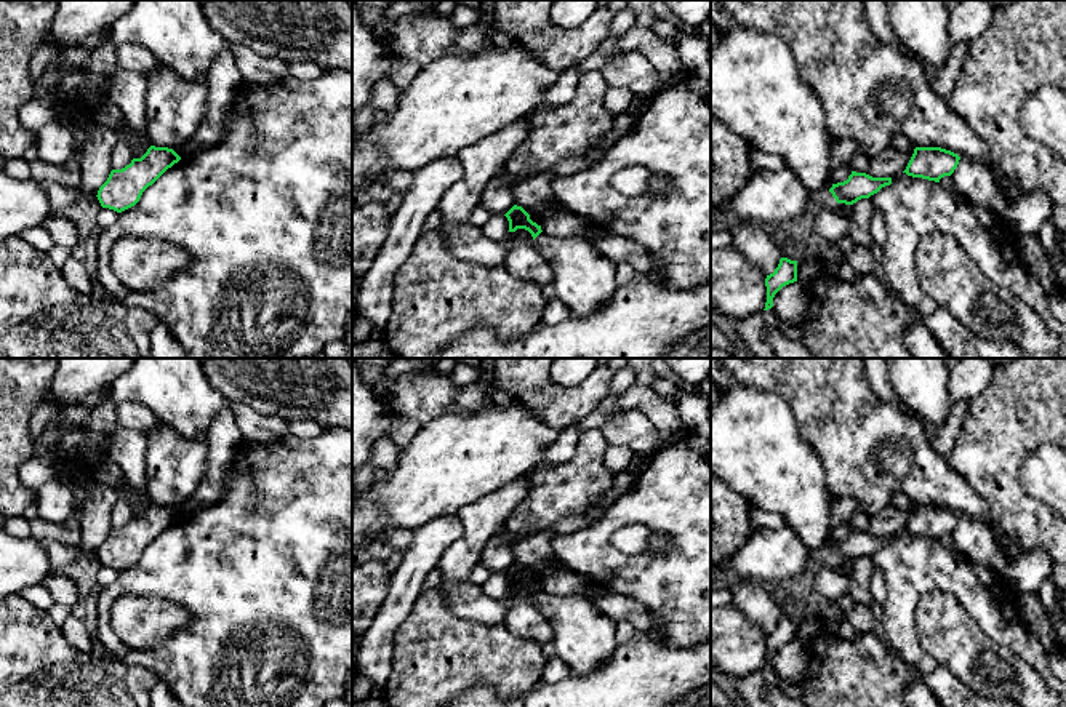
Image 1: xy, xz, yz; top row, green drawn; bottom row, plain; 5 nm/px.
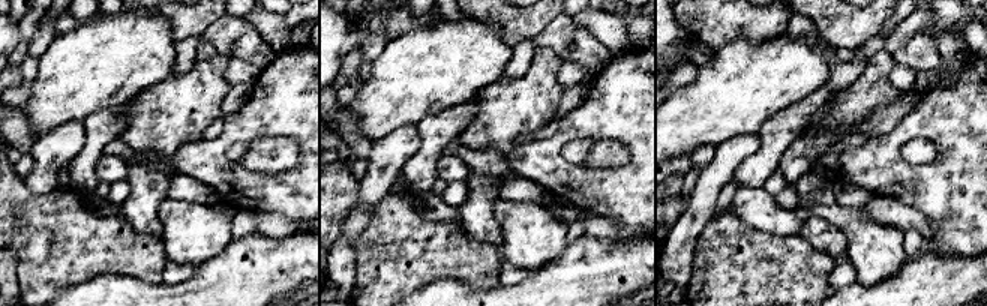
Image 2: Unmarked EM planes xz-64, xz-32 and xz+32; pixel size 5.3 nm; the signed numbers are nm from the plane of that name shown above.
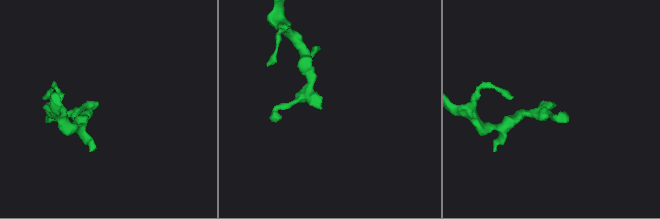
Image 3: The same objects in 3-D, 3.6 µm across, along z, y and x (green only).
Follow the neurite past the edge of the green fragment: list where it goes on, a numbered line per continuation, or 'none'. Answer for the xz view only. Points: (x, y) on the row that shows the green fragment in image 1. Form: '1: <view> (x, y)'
1: xz (583, 279)

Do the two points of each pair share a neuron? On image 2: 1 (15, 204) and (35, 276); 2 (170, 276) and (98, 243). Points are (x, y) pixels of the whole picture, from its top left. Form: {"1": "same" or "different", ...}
{"1": "same", "2": "different"}

